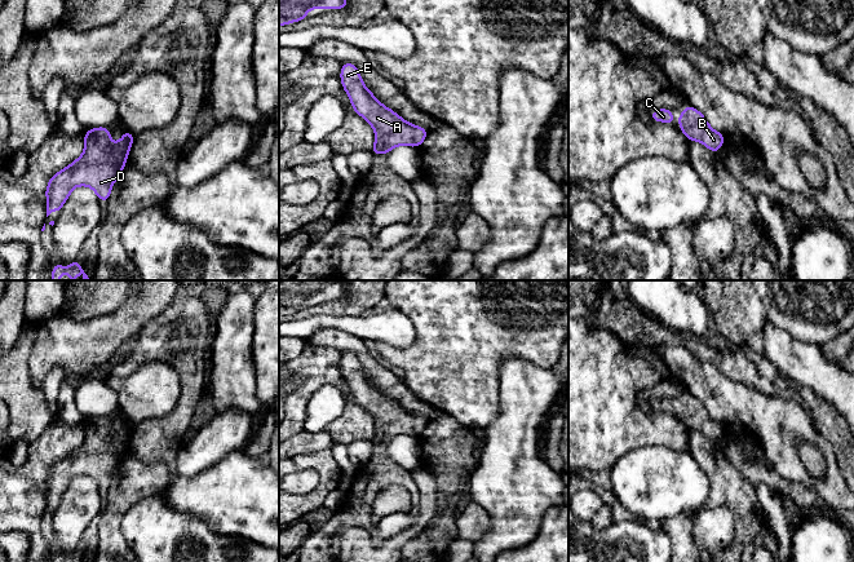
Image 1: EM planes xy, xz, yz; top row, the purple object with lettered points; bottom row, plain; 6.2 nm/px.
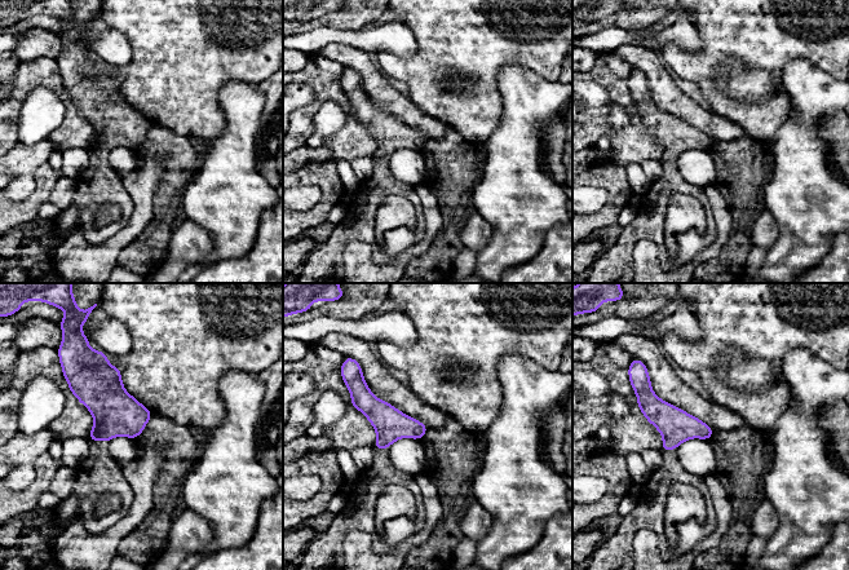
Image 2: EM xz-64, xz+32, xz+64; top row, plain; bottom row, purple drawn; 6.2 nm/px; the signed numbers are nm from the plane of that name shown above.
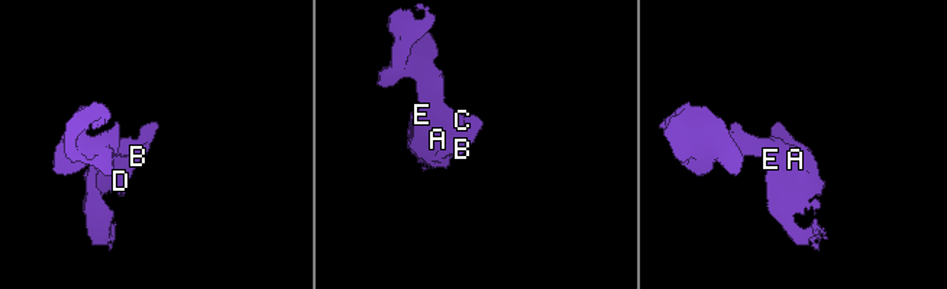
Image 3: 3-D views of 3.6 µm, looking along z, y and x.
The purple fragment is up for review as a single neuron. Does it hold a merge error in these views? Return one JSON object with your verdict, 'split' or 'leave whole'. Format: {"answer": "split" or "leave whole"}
{"answer": "leave whole"}

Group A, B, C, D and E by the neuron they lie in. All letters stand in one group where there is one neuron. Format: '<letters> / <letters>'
A B C D E

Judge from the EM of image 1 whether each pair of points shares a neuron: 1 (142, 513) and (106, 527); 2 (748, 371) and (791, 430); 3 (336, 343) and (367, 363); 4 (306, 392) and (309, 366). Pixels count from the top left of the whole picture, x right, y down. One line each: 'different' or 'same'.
1: different
2: different
3: same
4: same

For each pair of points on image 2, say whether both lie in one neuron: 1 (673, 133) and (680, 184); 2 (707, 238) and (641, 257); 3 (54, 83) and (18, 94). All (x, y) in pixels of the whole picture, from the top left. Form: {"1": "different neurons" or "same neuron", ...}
{"1": "same neuron", "2": "different neurons", "3": "same neuron"}

